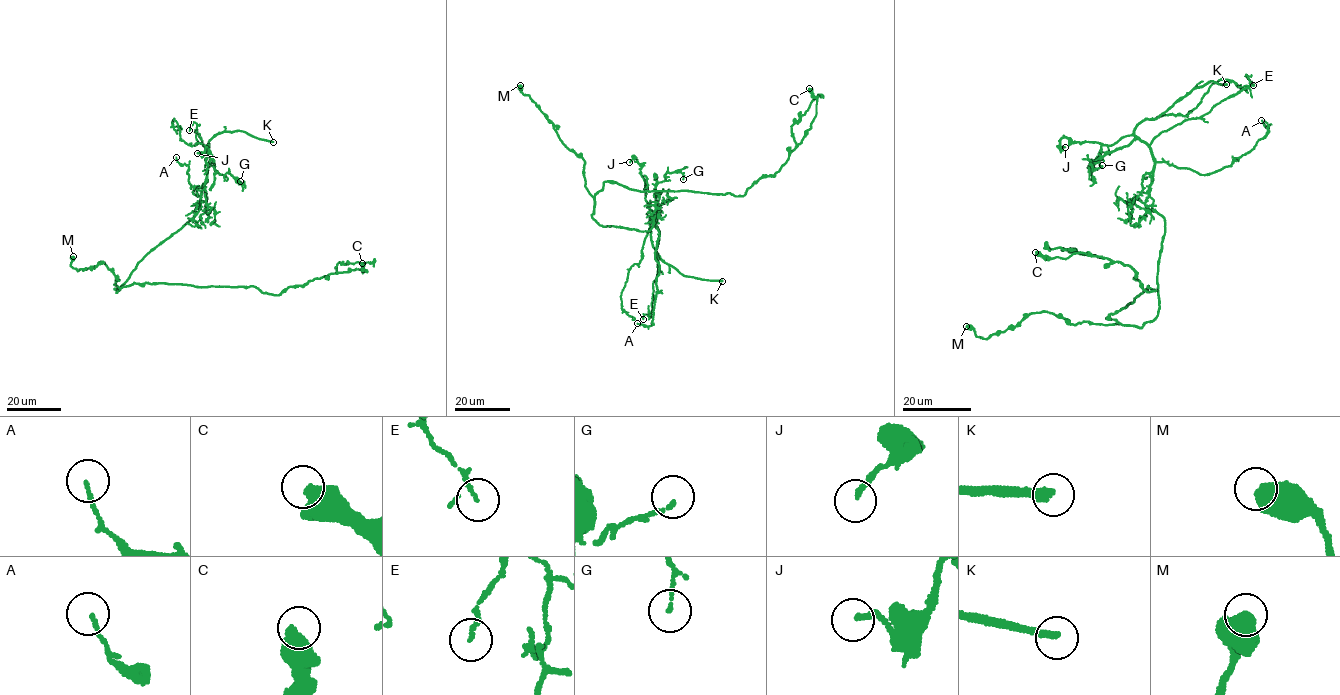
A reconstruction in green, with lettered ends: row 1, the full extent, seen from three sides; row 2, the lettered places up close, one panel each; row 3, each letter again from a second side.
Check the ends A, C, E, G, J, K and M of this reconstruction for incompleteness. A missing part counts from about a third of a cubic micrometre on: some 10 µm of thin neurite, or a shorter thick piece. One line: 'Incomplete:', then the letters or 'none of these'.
Incomplete: K

